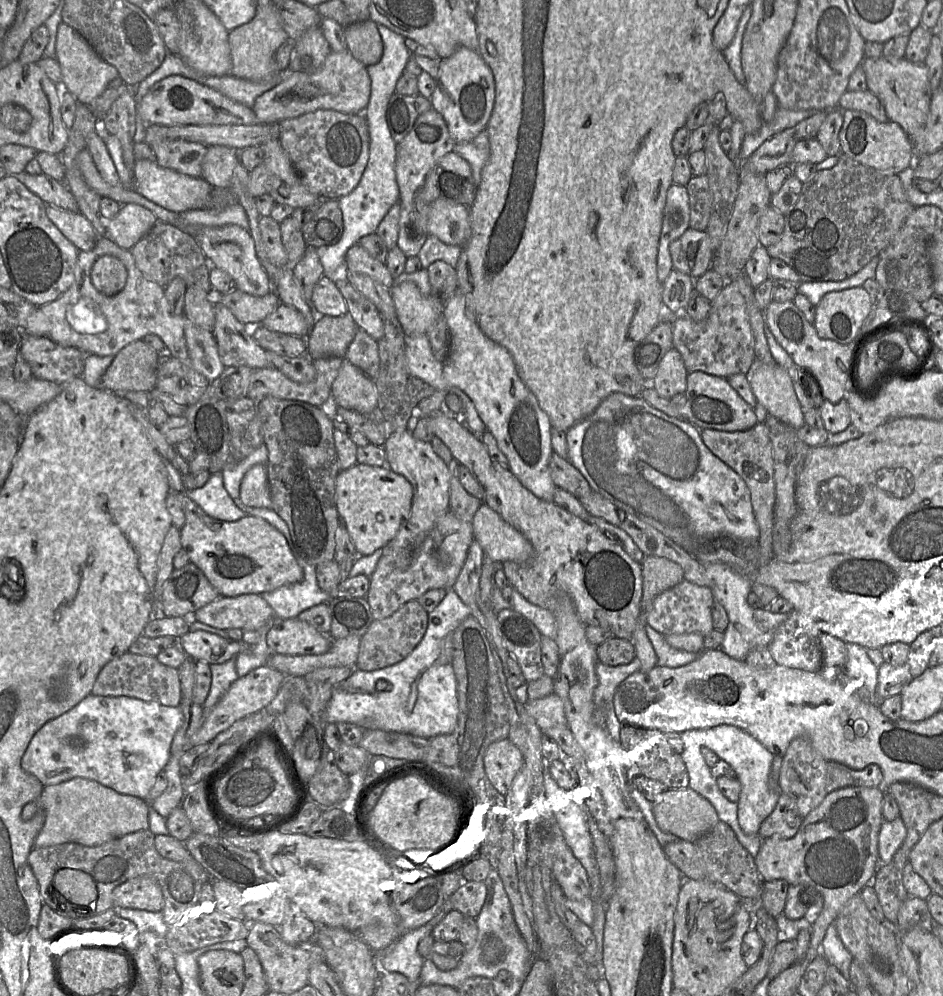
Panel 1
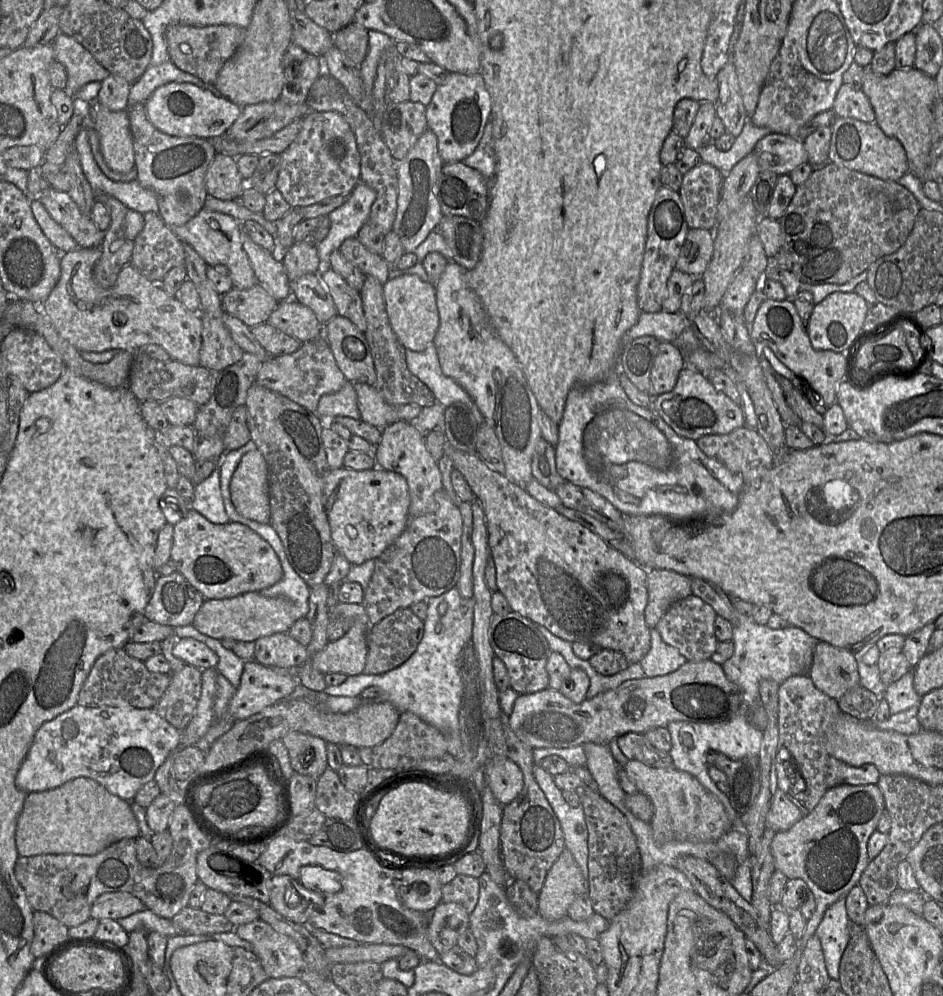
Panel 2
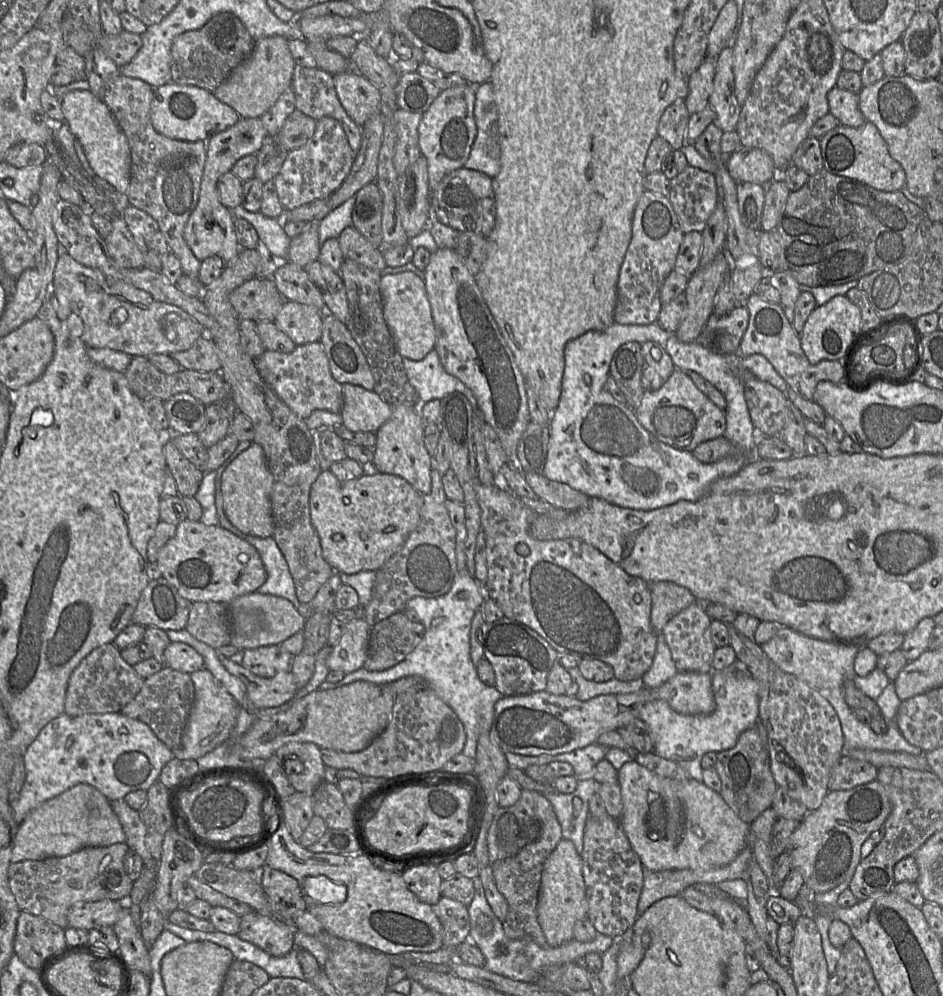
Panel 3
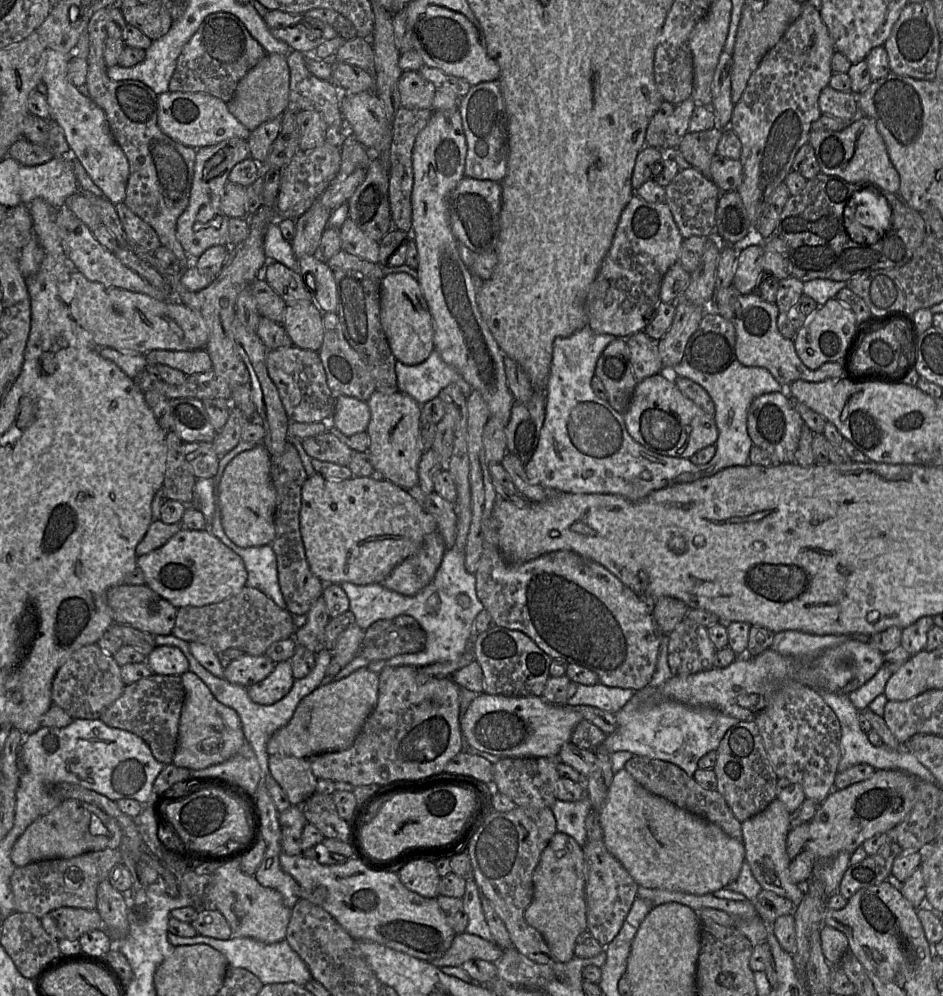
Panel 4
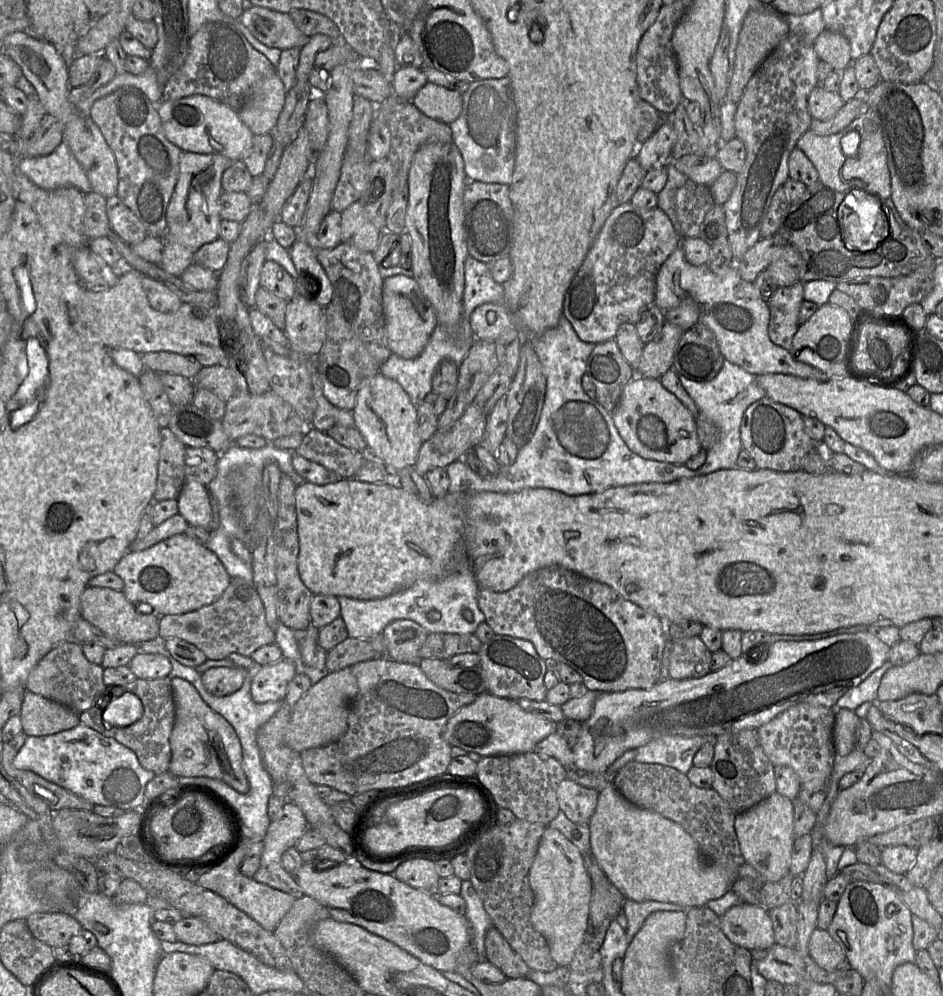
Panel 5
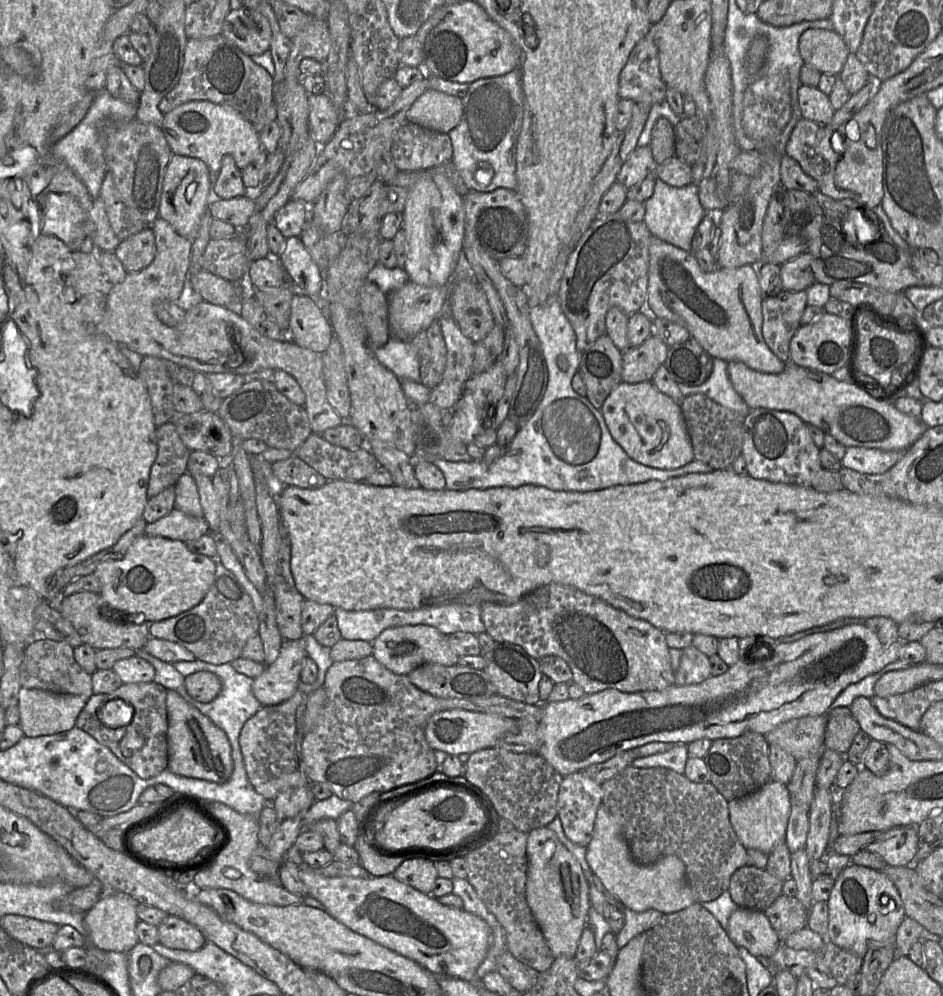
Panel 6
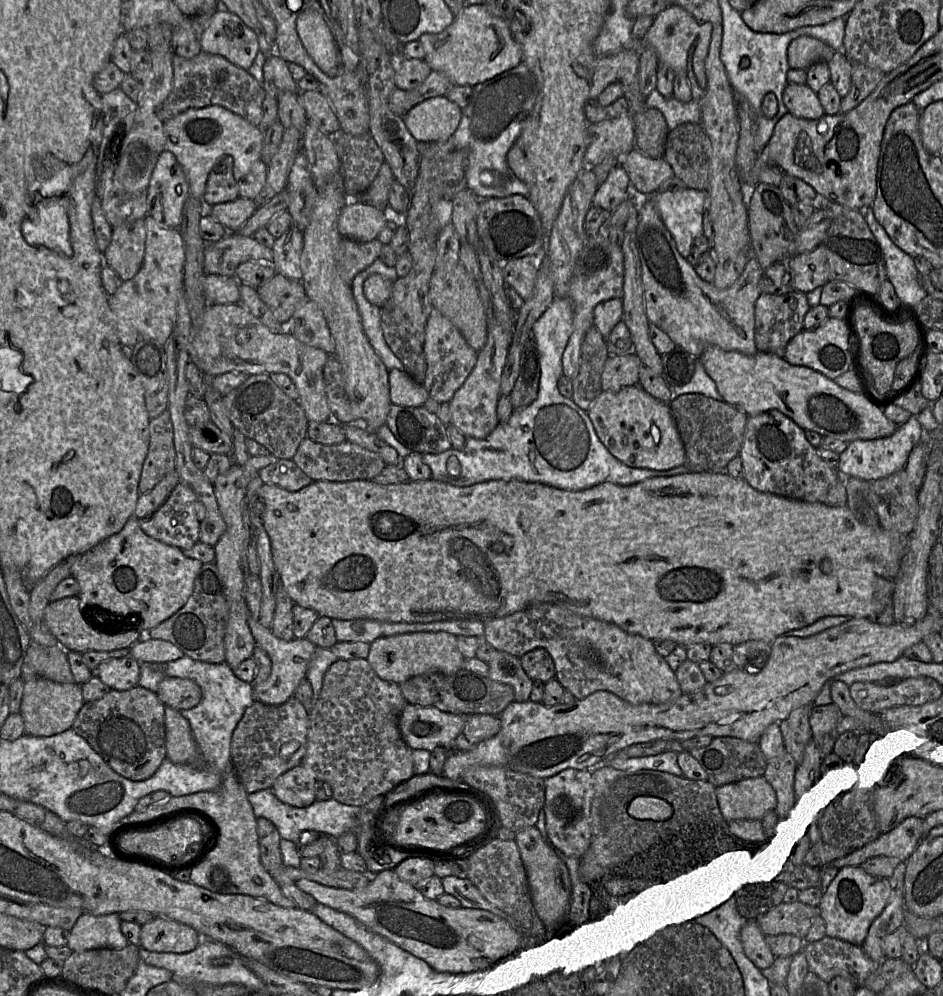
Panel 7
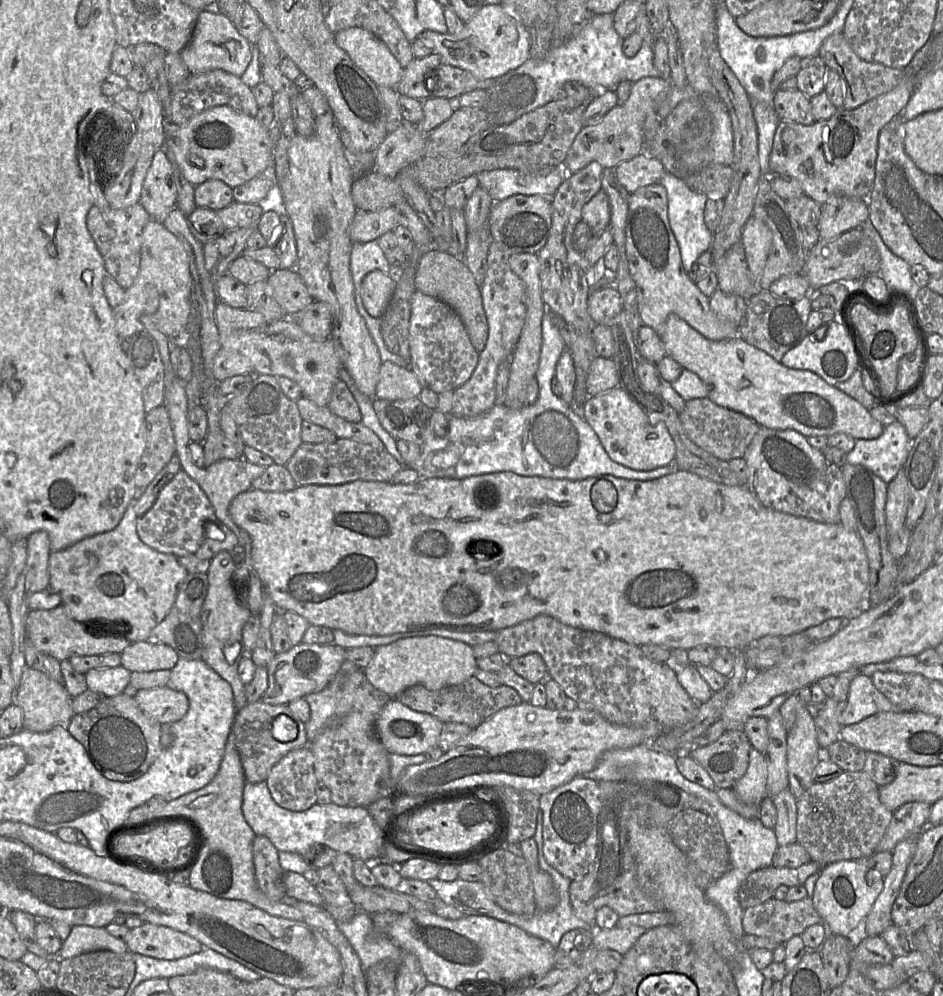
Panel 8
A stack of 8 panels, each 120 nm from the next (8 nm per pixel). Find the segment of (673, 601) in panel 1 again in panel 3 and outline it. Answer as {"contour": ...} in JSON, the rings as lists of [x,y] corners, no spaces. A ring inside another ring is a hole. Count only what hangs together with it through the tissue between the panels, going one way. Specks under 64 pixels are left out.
{"contour":[[[697,602],[671,618],[662,629],[678,672],[712,672],[716,646],[711,639],[710,617]]]}

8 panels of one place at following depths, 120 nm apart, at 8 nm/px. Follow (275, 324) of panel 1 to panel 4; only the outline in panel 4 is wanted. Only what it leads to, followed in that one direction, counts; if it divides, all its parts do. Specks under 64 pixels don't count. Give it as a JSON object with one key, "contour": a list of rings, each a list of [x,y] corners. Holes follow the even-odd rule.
{"contour":[[[313,301],[288,303],[282,326],[292,345],[313,351],[321,348],[324,338],[323,312]]]}

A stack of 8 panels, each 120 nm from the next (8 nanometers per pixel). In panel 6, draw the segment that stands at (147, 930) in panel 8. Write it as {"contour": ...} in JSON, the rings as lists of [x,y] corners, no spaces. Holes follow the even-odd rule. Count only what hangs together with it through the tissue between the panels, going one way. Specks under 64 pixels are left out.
{"contour":[[[168,915],[157,927],[159,943],[171,949],[198,951],[207,943],[197,927],[173,915]]]}

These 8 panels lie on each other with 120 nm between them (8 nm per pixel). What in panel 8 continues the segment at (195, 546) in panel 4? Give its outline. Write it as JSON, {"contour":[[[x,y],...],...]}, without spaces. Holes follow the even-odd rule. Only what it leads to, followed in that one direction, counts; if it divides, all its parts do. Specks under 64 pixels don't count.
{"contour":[[[131,503],[113,530],[87,537],[66,549],[51,552],[48,559],[48,588],[59,594],[61,605],[69,616],[78,622],[89,622],[96,633],[123,632],[120,637],[131,643],[147,640],[151,630],[170,611],[179,584],[188,575],[188,571],[179,564],[177,556],[159,552],[142,542],[137,533],[137,520],[138,516]]]}

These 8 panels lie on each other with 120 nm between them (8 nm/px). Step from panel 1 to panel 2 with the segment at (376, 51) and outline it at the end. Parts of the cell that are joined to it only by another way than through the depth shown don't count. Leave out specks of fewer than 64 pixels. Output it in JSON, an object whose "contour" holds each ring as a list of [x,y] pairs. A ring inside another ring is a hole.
{"contour":[[[351,23],[333,34],[333,45],[336,46],[355,65],[364,60],[369,44],[368,30],[363,26]]]}

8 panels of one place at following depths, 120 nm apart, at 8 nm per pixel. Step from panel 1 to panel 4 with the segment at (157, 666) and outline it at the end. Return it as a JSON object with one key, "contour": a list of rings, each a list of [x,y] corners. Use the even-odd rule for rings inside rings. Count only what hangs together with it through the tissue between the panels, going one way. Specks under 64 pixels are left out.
{"contour":[[[97,644],[85,645],[73,652],[56,672],[51,687],[52,704],[62,708],[73,719],[99,719],[100,714],[121,696],[125,686],[121,666],[113,655],[104,652]]]}

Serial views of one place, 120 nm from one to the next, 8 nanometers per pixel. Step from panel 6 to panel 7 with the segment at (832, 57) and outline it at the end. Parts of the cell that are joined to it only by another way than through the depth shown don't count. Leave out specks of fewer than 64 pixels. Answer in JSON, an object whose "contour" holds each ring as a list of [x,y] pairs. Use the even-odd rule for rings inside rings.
{"contour":[[[800,36],[788,47],[788,64],[790,69],[807,70],[813,64],[824,61],[828,63],[835,54],[829,45],[810,36]]]}

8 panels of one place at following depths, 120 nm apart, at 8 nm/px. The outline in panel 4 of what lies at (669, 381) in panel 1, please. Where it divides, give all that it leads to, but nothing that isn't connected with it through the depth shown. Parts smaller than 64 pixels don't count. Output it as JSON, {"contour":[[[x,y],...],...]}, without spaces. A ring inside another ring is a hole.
{"contour":[[[638,332],[633,335],[630,335],[627,338],[618,338],[625,339],[630,352],[630,360],[633,367],[633,372],[637,382],[642,381],[643,379],[652,376],[654,374],[661,373],[664,369],[661,357],[659,355],[659,350],[657,346],[657,341],[651,339],[645,332]]]}

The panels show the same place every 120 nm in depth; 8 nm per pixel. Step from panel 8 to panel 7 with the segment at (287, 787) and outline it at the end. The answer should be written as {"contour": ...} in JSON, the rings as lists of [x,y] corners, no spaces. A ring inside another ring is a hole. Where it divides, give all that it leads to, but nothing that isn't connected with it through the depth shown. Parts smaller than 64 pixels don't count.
{"contour":[[[301,763],[280,775],[271,788],[284,804],[304,808],[316,801],[316,781],[313,773]]]}

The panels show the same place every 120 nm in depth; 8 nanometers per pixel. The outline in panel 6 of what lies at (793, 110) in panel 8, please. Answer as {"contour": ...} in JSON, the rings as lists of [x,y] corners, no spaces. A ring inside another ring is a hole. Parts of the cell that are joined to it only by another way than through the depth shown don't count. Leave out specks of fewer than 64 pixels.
{"contour":[[[801,85],[797,91],[798,103],[803,119],[819,124],[828,124],[834,113],[829,96],[817,87]]]}

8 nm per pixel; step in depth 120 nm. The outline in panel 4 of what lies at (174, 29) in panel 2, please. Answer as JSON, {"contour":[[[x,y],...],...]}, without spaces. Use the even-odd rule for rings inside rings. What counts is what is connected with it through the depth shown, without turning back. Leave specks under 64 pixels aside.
{"contour":[[[227,12],[210,14],[180,53],[168,91],[207,93],[227,103],[232,99],[240,80],[266,54],[235,15]]]}

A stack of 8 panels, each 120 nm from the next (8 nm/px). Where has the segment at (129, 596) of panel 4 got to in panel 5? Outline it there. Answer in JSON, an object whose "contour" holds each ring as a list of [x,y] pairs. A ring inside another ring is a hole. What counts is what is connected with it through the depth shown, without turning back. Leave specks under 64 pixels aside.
{"contour":[[[87,586],[80,597],[81,617],[122,644],[138,645],[159,636],[160,616],[152,611],[149,604],[134,605],[122,591],[111,588]]]}

